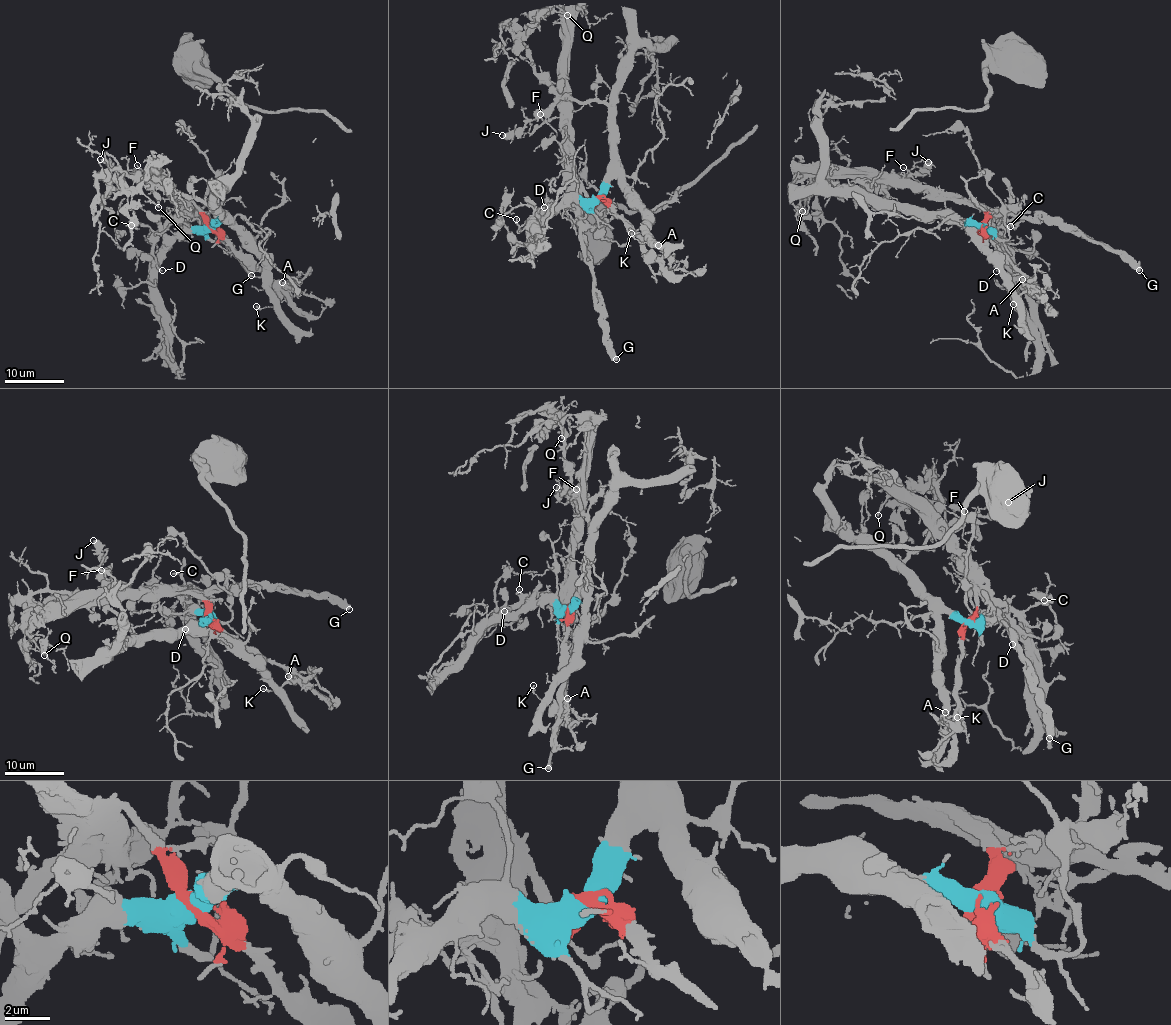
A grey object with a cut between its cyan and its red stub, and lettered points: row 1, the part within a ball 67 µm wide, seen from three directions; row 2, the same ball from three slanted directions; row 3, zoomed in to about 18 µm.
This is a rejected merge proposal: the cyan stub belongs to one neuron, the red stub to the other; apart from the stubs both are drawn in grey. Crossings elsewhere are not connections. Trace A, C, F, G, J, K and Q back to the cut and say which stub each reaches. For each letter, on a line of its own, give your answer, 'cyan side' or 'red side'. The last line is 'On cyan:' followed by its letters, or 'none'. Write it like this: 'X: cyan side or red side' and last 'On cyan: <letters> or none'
A: red side
C: red side
F: red side
G: red side
J: cyan side
K: cyan side
Q: red side
On cyan: J, K

